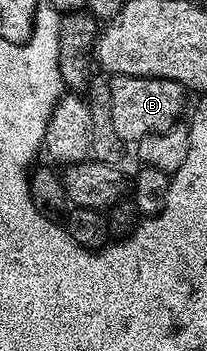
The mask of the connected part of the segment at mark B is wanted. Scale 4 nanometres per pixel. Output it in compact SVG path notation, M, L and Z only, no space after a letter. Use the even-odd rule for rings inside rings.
M116 75L110 79L112 101L112 129L127 144L137 144L139 139L151 135L153 131L166 131L179 122L178 114L186 107L188 92L176 81Z

